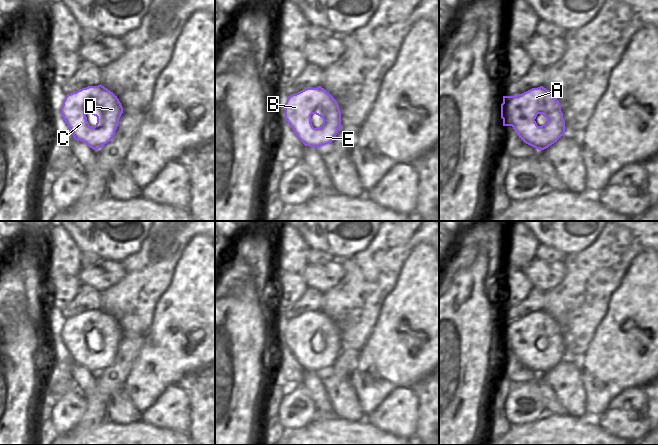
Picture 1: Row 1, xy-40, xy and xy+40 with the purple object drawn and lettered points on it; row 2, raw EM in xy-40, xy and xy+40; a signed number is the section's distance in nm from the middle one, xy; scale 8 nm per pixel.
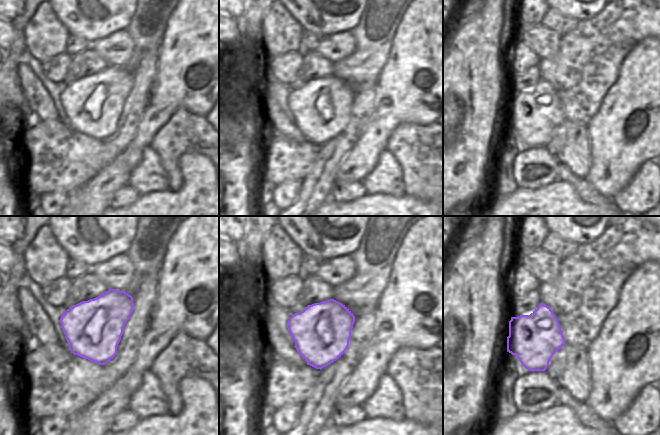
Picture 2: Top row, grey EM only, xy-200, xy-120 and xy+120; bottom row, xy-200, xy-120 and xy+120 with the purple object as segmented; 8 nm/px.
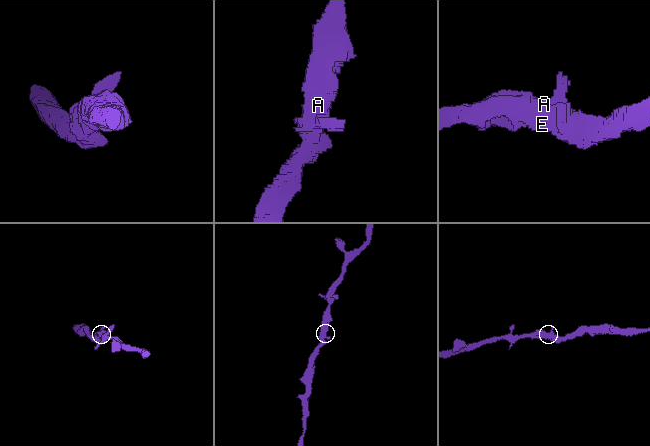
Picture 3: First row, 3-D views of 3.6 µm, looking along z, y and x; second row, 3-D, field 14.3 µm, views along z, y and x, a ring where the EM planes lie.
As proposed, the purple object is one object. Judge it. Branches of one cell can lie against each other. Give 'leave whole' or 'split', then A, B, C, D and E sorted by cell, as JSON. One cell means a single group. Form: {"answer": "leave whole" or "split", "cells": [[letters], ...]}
{"answer": "leave whole", "cells": [["A", "B", "C", "D", "E"]]}

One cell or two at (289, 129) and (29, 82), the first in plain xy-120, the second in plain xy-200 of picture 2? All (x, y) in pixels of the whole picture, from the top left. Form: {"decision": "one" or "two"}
{"decision": "one"}

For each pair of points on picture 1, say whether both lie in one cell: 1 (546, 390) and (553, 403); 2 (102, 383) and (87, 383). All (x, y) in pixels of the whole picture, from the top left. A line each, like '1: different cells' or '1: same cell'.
1: same cell
2: different cells

